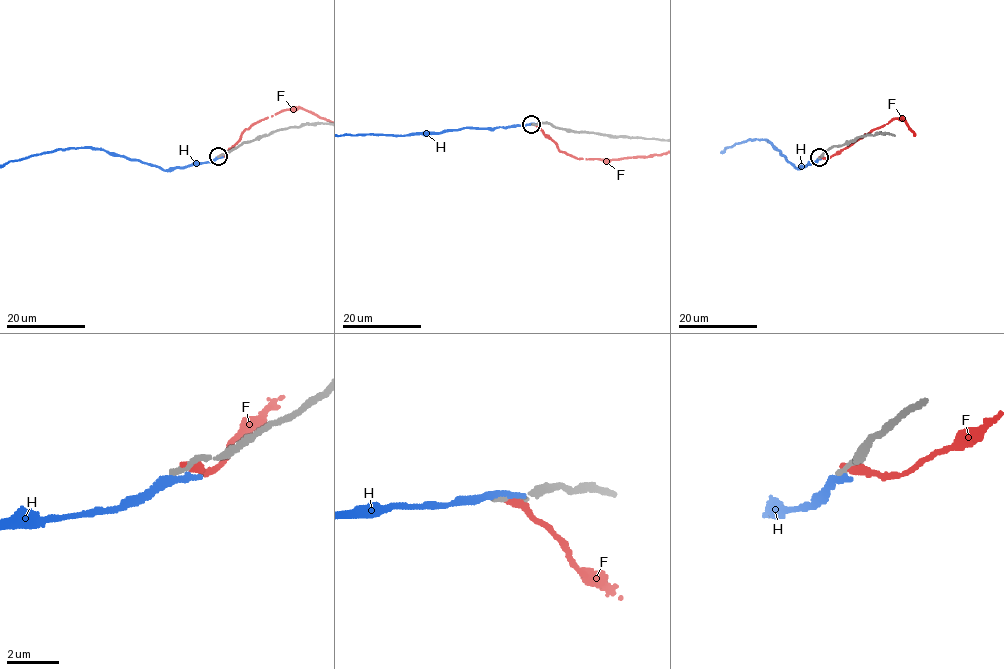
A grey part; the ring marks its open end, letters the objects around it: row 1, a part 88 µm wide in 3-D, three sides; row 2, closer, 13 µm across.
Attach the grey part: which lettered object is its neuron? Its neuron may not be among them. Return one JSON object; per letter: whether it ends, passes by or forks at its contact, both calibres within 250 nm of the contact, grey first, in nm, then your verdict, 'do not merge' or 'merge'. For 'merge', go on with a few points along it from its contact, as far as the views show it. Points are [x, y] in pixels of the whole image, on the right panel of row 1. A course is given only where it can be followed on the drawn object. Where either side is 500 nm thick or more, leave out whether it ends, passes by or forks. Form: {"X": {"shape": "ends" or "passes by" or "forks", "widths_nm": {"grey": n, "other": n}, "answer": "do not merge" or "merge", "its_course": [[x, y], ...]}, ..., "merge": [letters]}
{"F": {"shape": "ends", "widths_nm": {"grey": 280, "other": 320}, "answer": "do not merge"}, "H": {"shape": "ends", "widths_nm": {"grey": 240, "other": 340}, "answer": "do not merge"}, "merge": []}

